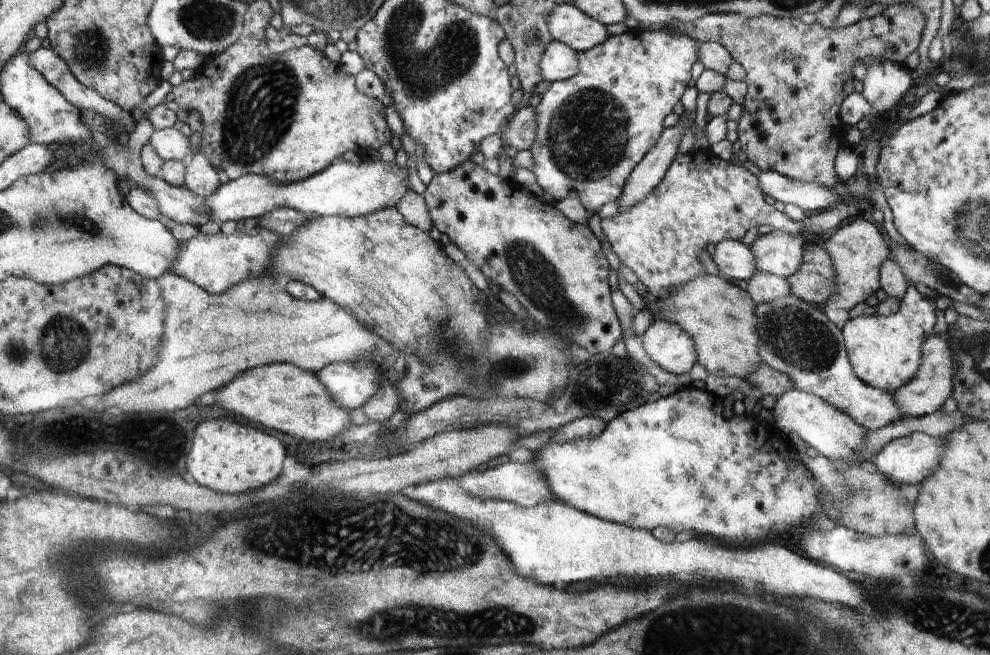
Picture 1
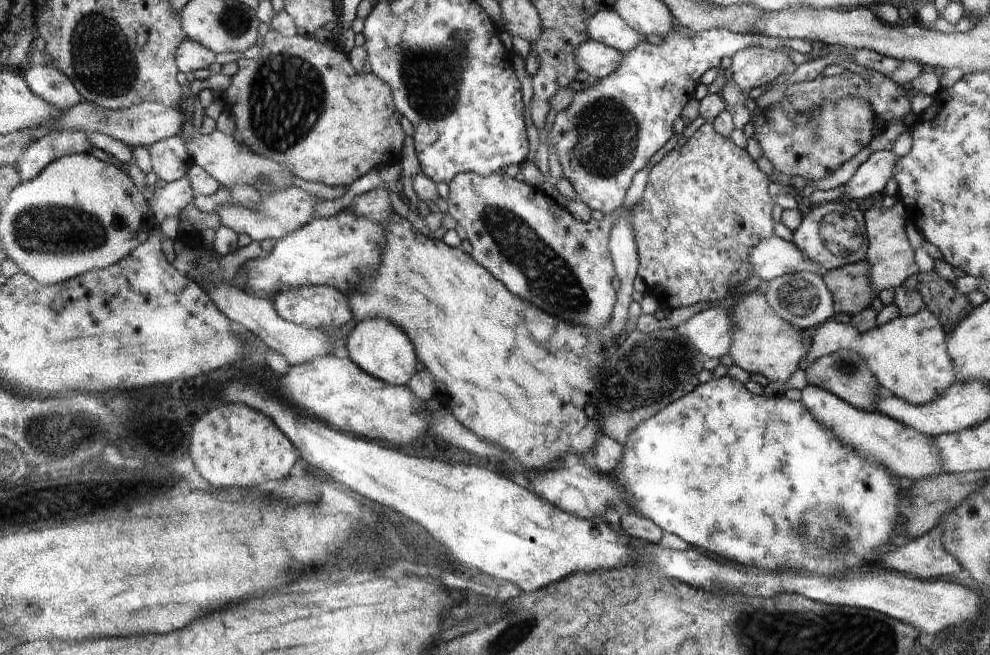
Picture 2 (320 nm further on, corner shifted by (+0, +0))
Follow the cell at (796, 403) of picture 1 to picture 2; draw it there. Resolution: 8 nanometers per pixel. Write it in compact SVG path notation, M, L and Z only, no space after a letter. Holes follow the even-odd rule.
M809 384L803 388L801 401L822 426L845 442L845 446L852 447L869 461L884 465L886 470L891 470L896 476L906 476L918 481L942 473L939 450L932 440L934 437L903 425L887 414L854 408L835 394L816 385Z

